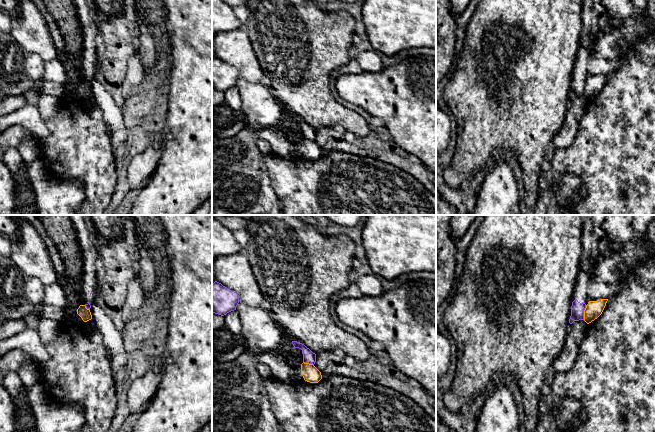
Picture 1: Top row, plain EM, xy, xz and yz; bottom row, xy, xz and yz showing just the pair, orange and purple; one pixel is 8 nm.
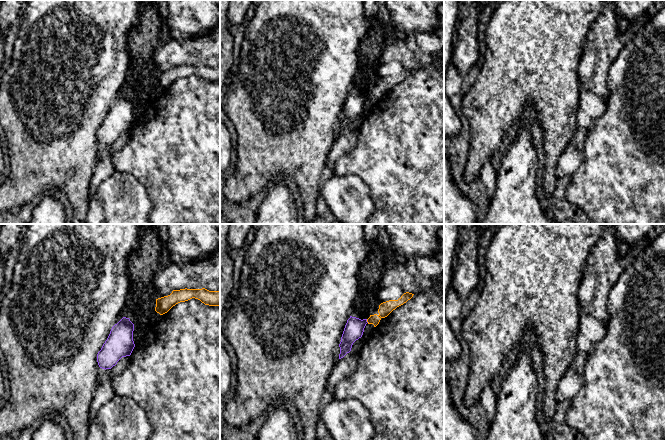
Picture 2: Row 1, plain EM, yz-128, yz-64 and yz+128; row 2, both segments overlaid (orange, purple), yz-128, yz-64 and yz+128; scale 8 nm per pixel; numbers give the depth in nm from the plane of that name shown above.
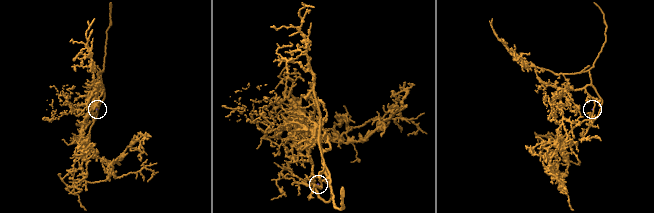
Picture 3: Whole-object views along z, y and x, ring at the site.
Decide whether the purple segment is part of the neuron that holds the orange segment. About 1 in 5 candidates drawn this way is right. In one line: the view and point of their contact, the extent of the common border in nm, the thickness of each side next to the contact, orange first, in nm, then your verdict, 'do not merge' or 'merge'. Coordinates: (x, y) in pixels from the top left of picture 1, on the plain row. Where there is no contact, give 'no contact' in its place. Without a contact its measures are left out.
meets orange in yz at (584, 88); contact 120 nm long; 140 nm thick on the orange side, 110 nm on the other; do not merge

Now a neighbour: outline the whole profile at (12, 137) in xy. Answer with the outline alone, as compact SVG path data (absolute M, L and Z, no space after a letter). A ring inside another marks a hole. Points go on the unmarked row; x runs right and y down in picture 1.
M13 125L0 134L0 149L5 152L8 148L18 148L20 143L33 134L19 125Z

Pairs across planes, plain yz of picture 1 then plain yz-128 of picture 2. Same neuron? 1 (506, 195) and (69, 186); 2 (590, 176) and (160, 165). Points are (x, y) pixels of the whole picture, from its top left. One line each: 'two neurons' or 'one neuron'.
1: two neurons
2: one neuron

